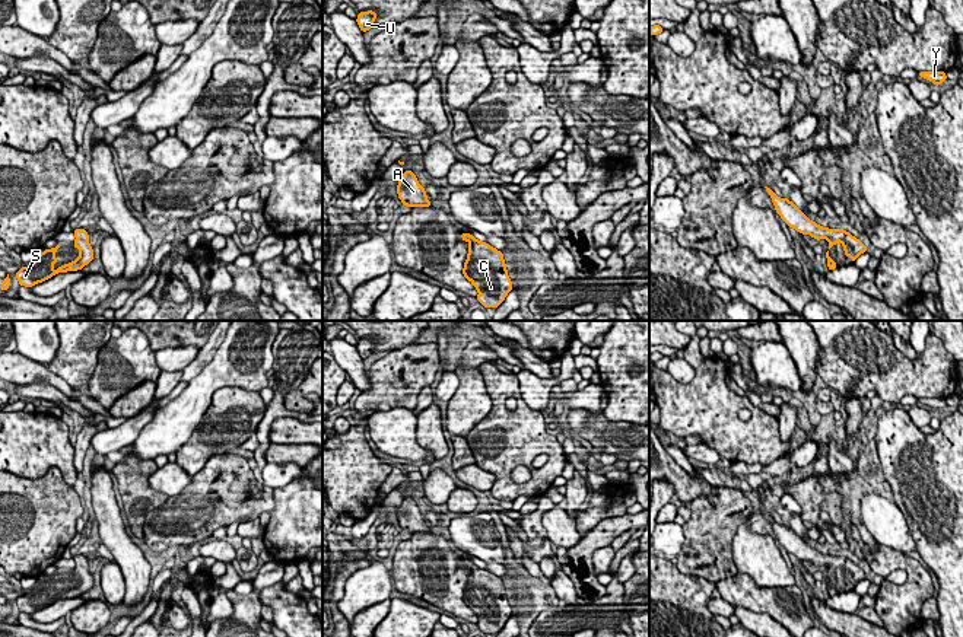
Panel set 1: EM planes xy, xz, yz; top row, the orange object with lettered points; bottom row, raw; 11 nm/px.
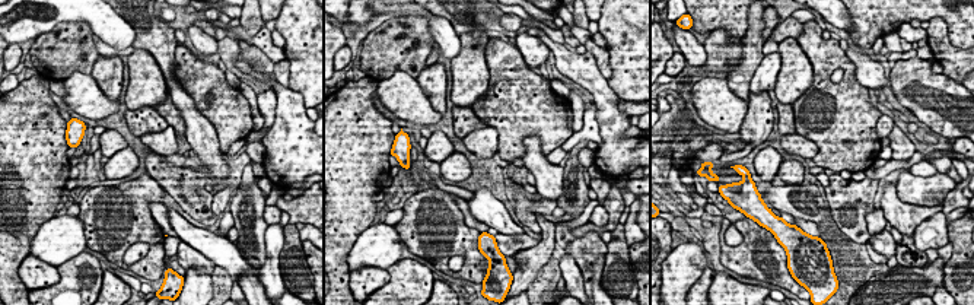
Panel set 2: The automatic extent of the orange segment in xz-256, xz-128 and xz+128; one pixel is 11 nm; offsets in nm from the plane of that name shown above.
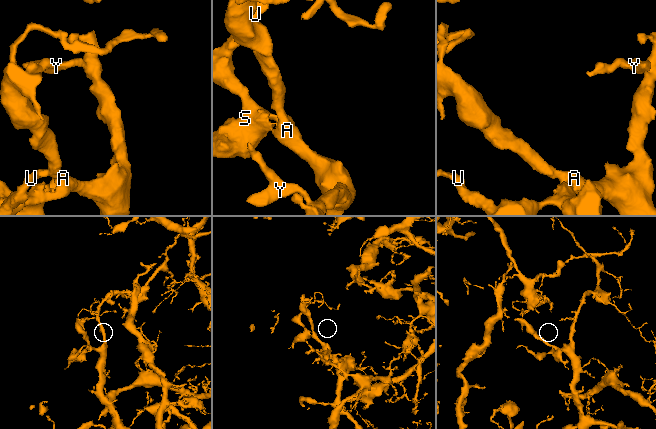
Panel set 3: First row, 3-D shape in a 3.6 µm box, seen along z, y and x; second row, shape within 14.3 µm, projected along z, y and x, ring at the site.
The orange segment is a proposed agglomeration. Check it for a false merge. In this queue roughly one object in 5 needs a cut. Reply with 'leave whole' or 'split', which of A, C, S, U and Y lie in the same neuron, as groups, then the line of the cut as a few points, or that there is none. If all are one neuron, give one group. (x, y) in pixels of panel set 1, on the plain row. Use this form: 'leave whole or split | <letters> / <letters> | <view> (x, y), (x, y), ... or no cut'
leave whole | A C S U Y | no cut

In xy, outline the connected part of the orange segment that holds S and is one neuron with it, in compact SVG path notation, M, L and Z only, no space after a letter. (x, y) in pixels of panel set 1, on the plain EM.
M74 555L73 560L76 563L73 573L80 577L76 587L64 590L54 598L53 592L57 589L55 579L60 571L53 576L45 576L29 593L23 592L16 599L19 611L31 615L32 612L42 609L58 599L77 598L88 592L93 586L93 576L89 571L89 561L85 555Z

